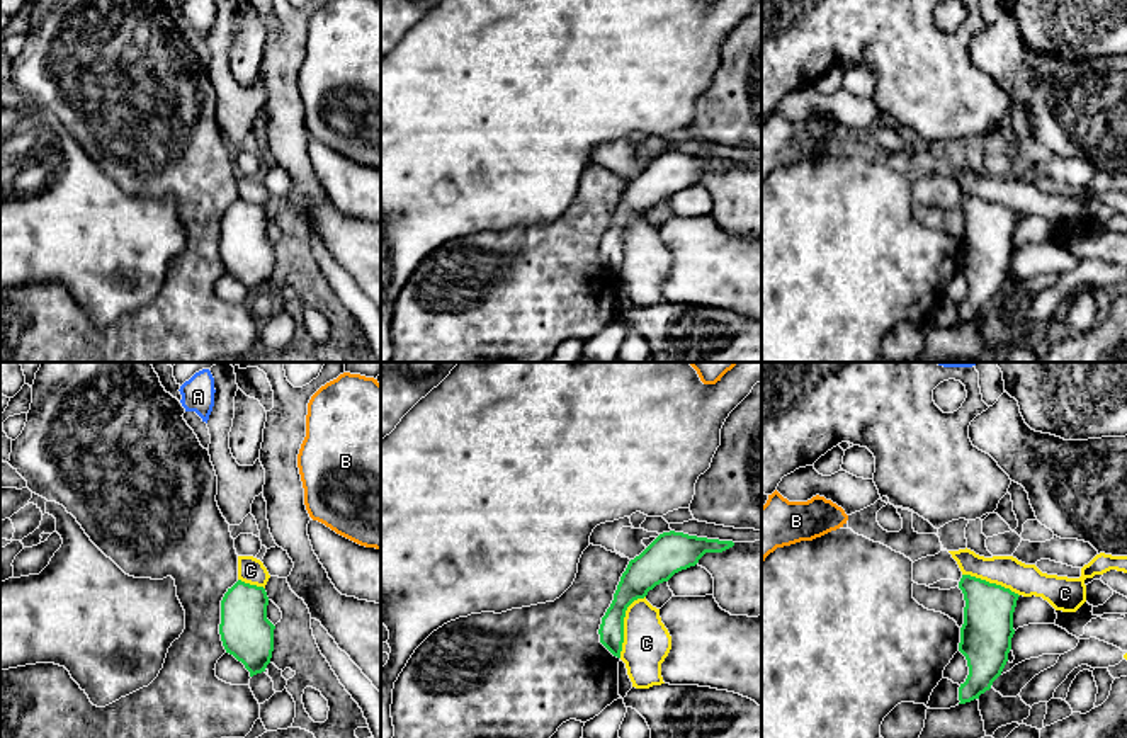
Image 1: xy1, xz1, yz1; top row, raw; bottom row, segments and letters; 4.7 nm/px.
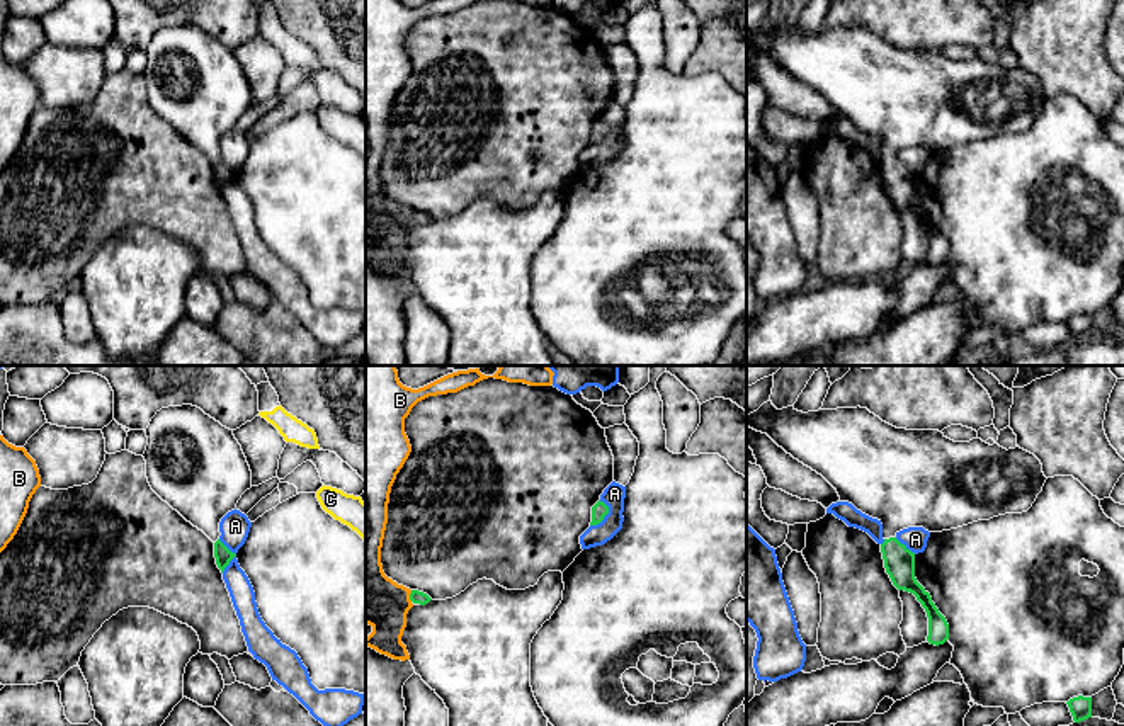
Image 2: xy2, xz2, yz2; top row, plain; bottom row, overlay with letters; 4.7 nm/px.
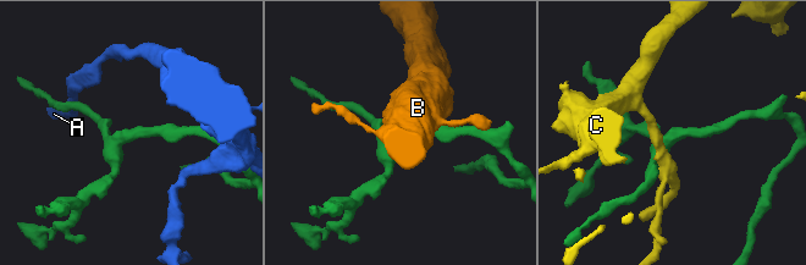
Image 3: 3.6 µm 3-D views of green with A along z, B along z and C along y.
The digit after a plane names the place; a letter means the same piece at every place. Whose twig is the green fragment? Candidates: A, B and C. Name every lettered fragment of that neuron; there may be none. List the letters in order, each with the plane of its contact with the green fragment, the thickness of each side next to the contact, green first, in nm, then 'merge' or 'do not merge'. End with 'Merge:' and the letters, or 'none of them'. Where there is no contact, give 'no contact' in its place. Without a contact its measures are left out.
A: xy2 | 80/140 nm | do not merge
B: xz2 | 60/280 nm | do not merge
C: xz1 | 160/220 nm | do not merge
Merge: none of them

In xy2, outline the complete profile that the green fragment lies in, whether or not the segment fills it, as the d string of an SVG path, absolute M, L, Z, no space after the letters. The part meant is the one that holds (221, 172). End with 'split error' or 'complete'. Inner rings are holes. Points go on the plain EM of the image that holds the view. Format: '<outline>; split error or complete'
M192 24L162 27L145 51L151 109L214 162L223 192L236 173L219 160L219 141L252 107L241 65L233 49Z; split error

